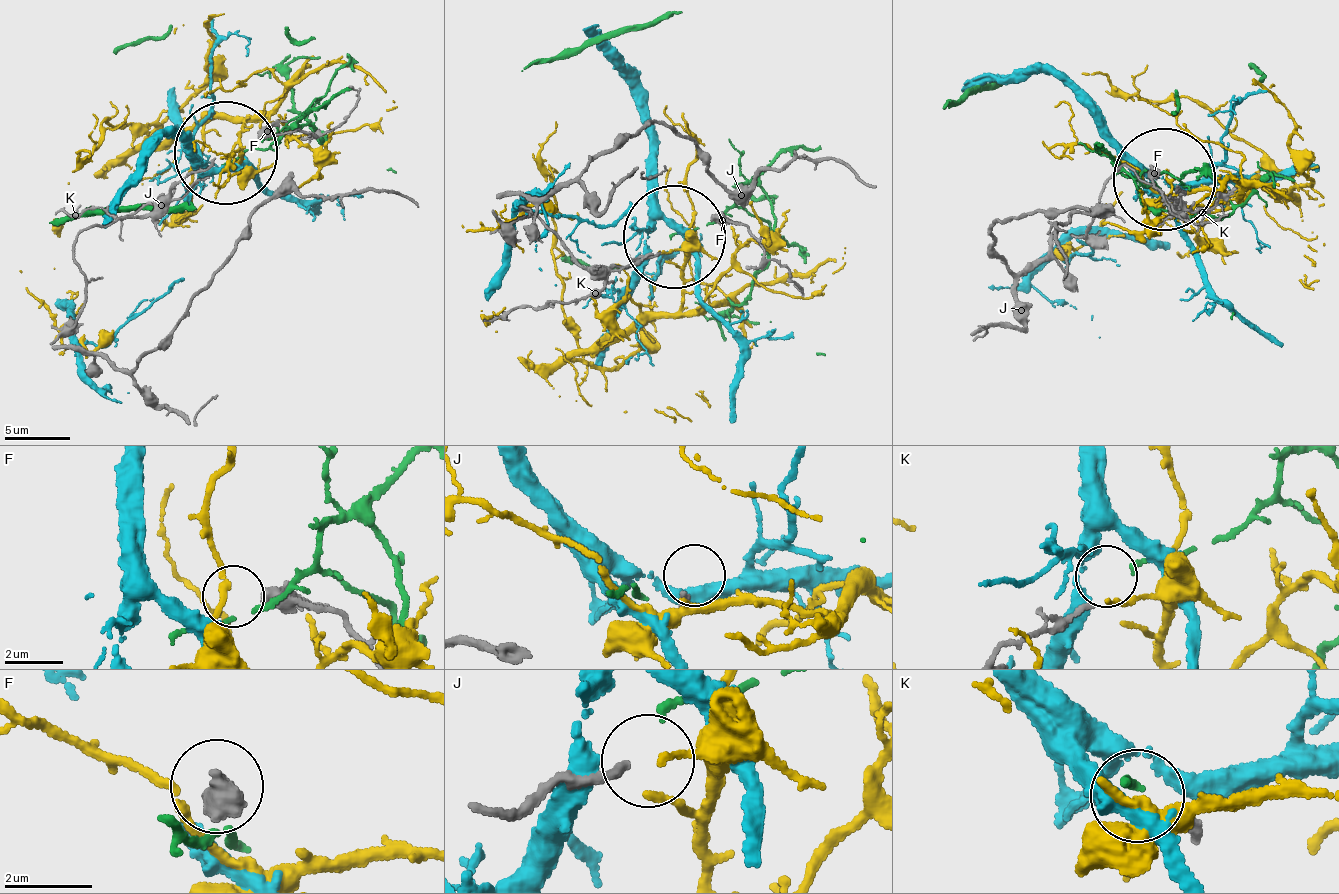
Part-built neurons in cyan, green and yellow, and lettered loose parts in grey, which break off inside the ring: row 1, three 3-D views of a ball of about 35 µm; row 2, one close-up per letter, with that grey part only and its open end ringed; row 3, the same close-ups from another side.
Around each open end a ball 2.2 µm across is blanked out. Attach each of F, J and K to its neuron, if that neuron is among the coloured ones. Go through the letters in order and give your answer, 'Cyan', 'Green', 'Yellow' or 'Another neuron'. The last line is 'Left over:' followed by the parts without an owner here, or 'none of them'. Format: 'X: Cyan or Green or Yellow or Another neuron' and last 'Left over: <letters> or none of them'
F: Another neuron
J: Another neuron
K: Green
Left over: F, J

